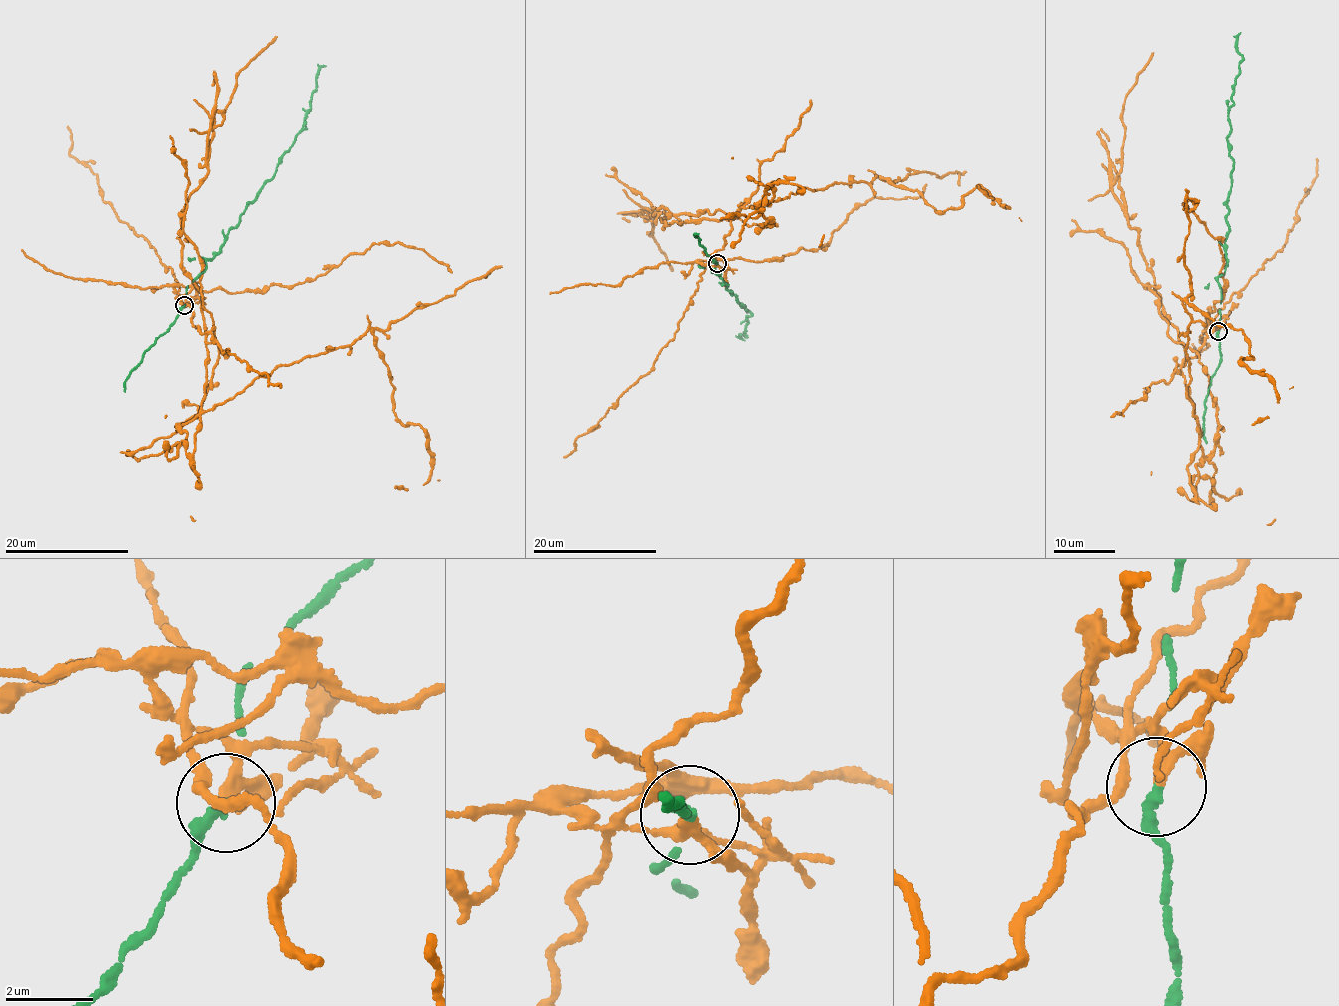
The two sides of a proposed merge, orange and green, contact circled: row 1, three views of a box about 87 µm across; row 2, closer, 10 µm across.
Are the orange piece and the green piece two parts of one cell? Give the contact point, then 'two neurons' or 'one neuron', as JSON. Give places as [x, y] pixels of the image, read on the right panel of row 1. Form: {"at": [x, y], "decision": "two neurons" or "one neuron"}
{"at": [1218, 331], "decision": "two neurons"}

